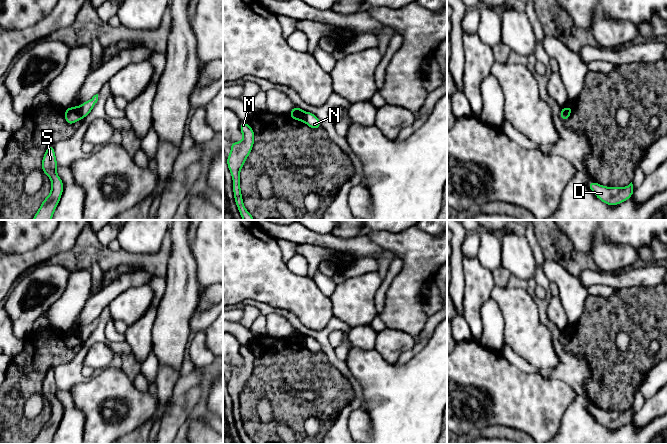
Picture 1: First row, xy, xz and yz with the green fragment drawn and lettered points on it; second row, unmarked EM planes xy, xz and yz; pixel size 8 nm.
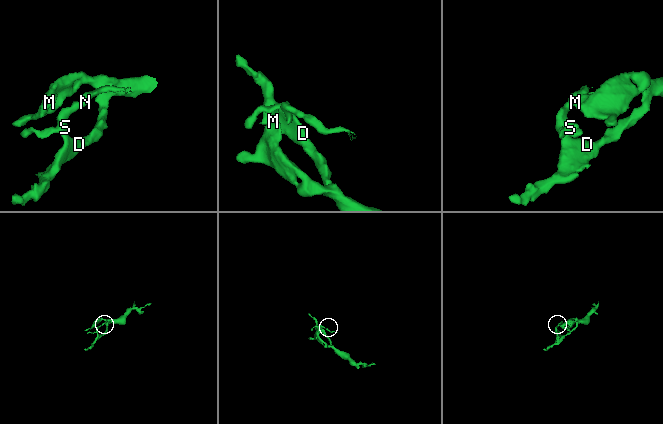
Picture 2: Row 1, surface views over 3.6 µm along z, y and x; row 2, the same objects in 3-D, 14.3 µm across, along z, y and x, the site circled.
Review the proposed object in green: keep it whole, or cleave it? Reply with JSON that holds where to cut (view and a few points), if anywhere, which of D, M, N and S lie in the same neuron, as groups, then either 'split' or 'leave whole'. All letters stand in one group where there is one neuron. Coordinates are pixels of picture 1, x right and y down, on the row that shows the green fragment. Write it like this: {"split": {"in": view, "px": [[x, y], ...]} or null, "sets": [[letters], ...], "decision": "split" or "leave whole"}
{"split": {"in": "xy", "px": [[77, 107], [82, 117]]}, "sets": [["D", "M", "S"], ["N"]], "decision": "split"}

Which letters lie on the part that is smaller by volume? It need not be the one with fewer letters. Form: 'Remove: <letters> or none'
Remove: N

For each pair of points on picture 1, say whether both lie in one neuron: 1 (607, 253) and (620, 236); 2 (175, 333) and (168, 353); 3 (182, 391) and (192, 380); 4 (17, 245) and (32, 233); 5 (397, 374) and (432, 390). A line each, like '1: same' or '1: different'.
1: different
2: same
3: same
4: same
5: same

